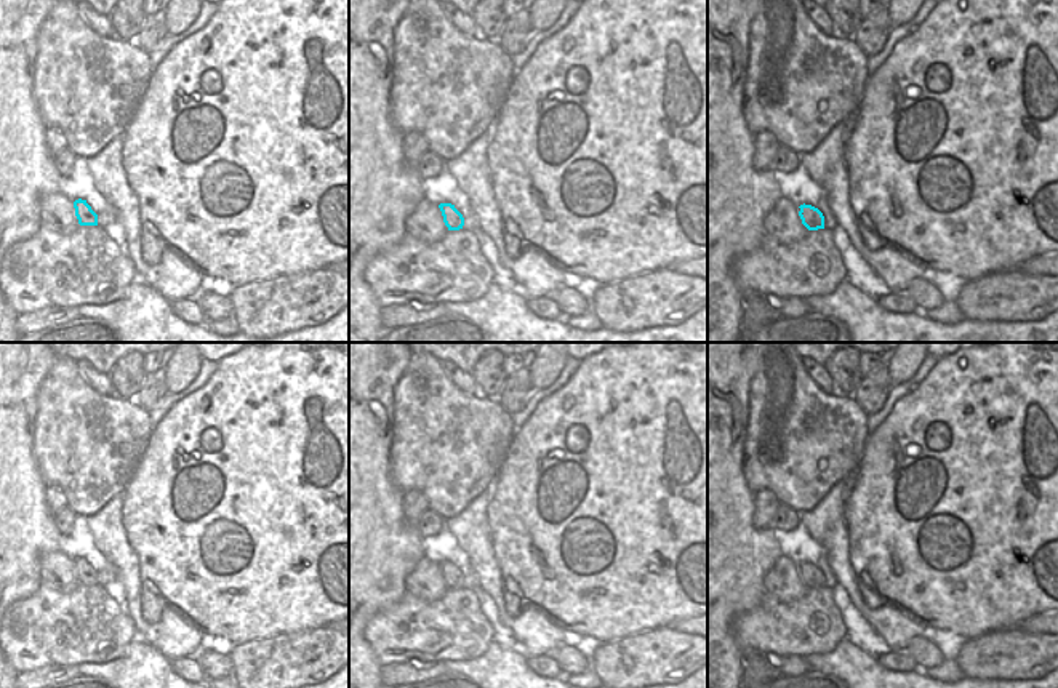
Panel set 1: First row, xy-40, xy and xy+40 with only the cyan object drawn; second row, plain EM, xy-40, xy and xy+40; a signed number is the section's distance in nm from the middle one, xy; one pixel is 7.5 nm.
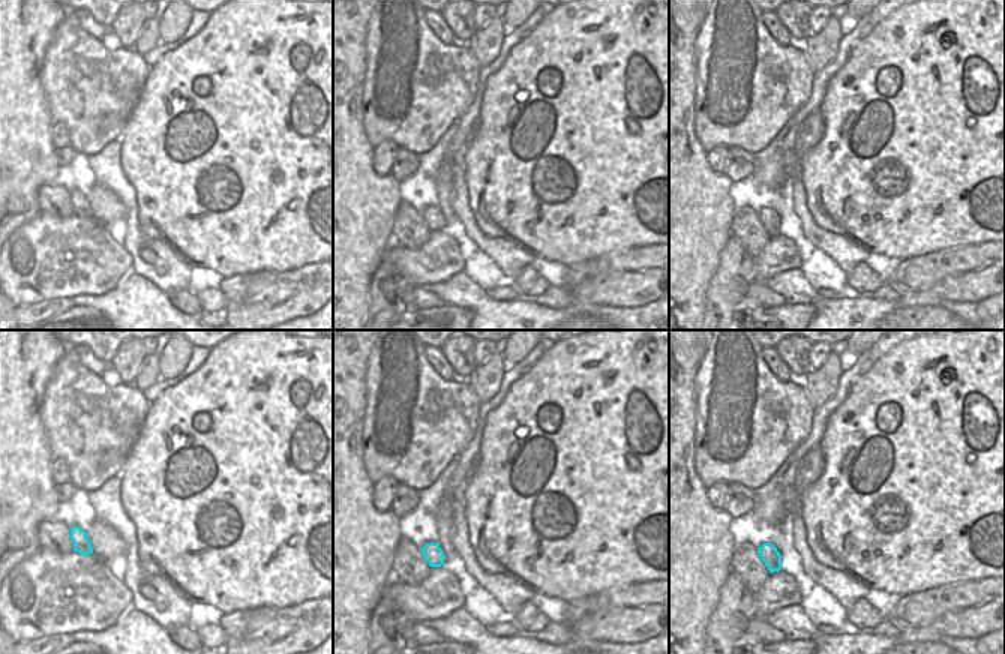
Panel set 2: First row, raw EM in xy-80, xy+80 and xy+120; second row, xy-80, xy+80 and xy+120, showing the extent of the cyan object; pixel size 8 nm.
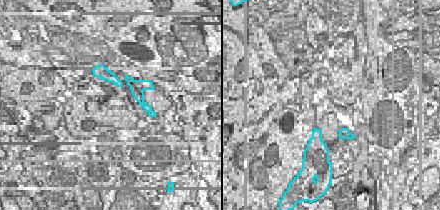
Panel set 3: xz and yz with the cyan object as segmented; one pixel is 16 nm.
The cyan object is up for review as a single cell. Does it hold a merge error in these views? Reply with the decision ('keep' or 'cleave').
cleave

